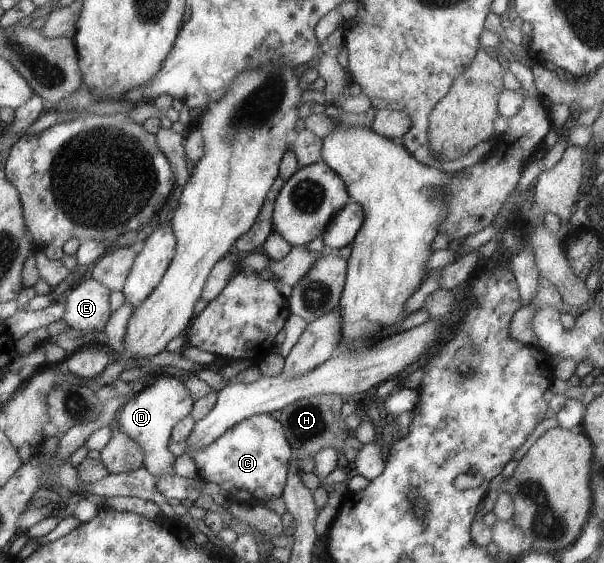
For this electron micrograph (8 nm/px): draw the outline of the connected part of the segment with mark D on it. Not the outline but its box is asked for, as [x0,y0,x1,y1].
[115,374,195,477]

